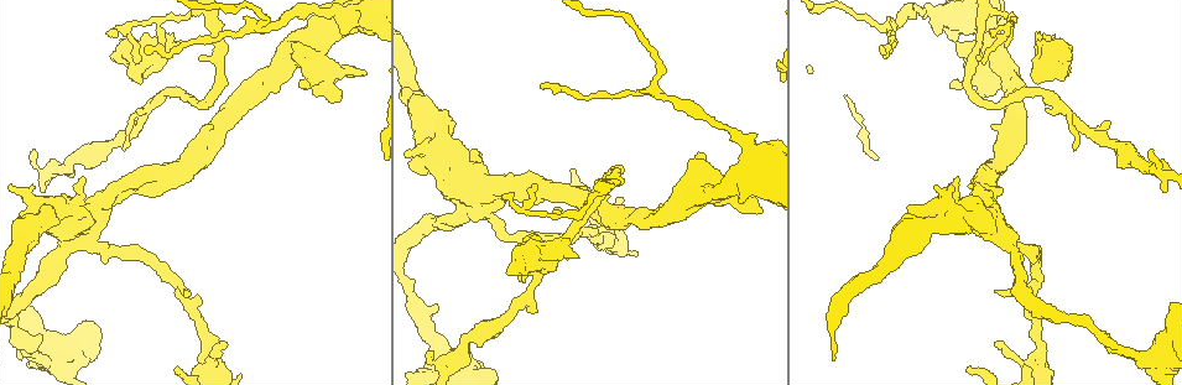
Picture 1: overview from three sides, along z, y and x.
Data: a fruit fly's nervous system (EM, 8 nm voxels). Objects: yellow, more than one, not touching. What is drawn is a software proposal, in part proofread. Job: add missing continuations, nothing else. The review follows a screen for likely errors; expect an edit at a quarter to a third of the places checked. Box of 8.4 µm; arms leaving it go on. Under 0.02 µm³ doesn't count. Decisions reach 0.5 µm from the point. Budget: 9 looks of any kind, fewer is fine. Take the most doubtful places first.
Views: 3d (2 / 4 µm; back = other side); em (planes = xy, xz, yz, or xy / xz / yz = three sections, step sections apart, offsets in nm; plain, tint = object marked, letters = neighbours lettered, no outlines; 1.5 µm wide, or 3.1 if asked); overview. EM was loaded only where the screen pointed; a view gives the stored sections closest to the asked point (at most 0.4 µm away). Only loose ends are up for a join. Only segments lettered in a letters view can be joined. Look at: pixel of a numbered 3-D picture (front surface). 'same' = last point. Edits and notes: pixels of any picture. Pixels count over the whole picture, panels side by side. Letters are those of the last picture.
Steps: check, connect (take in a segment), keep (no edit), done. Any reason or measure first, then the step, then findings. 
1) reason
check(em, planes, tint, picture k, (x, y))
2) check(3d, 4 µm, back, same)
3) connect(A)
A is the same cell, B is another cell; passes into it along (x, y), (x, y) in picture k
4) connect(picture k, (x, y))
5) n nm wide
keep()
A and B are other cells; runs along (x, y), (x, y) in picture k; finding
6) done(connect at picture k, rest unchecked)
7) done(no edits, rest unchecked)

free end
check(3d, 2 µm, back, picture 1, (364, 71))

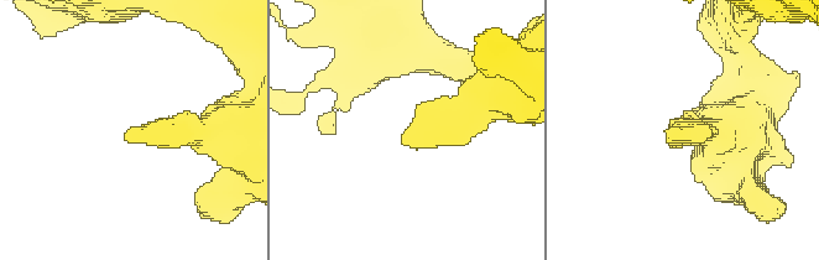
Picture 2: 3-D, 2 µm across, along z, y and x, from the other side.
now the EM
check(em, yz, step 4, letters, picture 2, (668, 138))

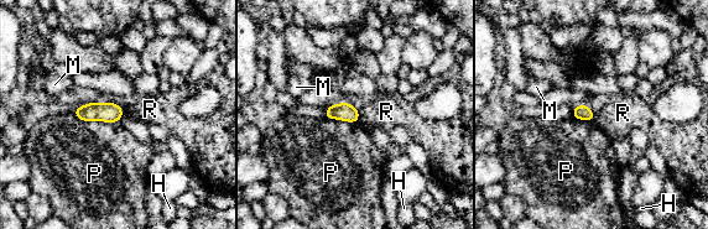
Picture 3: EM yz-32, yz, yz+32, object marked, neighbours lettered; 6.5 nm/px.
check(em, planes, letters, same)

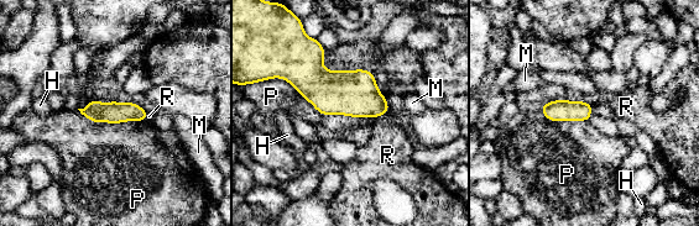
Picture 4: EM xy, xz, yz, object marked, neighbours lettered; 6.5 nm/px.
keep()
H, M, P and R are other cells; border along (78, 109), (97, 122), (145, 120) in picture 4; none of them fits

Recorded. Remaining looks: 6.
an open end
check(3d, 4 µm, picture 1, (426, 353))

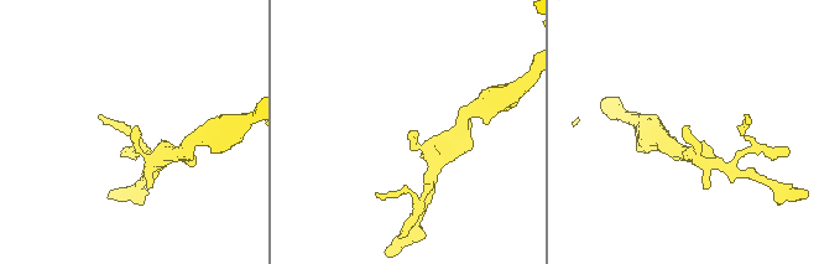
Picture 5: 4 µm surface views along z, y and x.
check(em, planes, letters, picture 5, (137, 126))

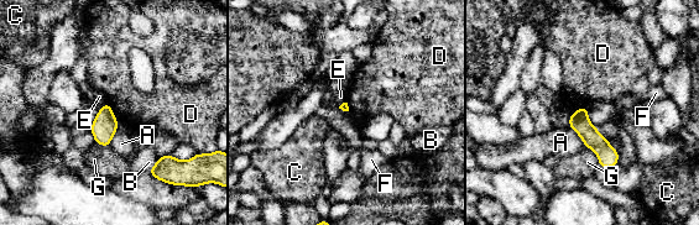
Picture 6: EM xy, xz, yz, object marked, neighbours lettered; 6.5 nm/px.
keep()
A, B, C, D, E, F and G are other cells; none of them fits

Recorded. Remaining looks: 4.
branch stops here
check(em, planes, letters, picture 1, (519, 279))

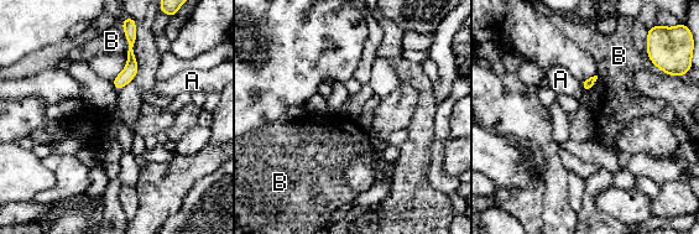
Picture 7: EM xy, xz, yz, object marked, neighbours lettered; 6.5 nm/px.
keep()
A and B are other cells; border along (580, 82), (584, 90) in picture 7; none of them fits

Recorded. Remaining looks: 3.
an open end
check(3d, 2 µm, picture 1, (202, 59))

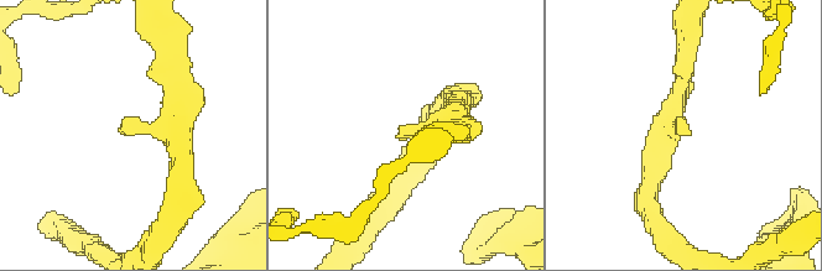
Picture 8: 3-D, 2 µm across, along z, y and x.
arms of 190, 190 nm
check(em, planes, letters, picture 8, (125, 133))

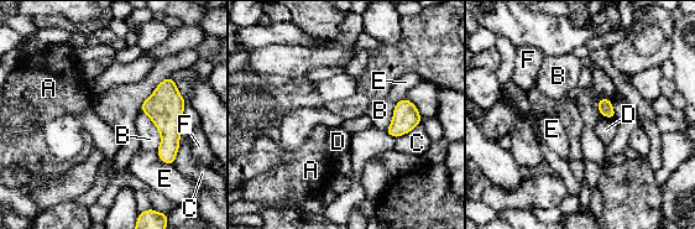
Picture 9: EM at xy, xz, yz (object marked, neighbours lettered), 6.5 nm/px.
100 nm wide
keep()
A, B, C, D, E and F are other cells; border along (600, 114), (615, 118) in picture 9; none of them fits

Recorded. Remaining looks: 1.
done(no edits, rest unchecked)

